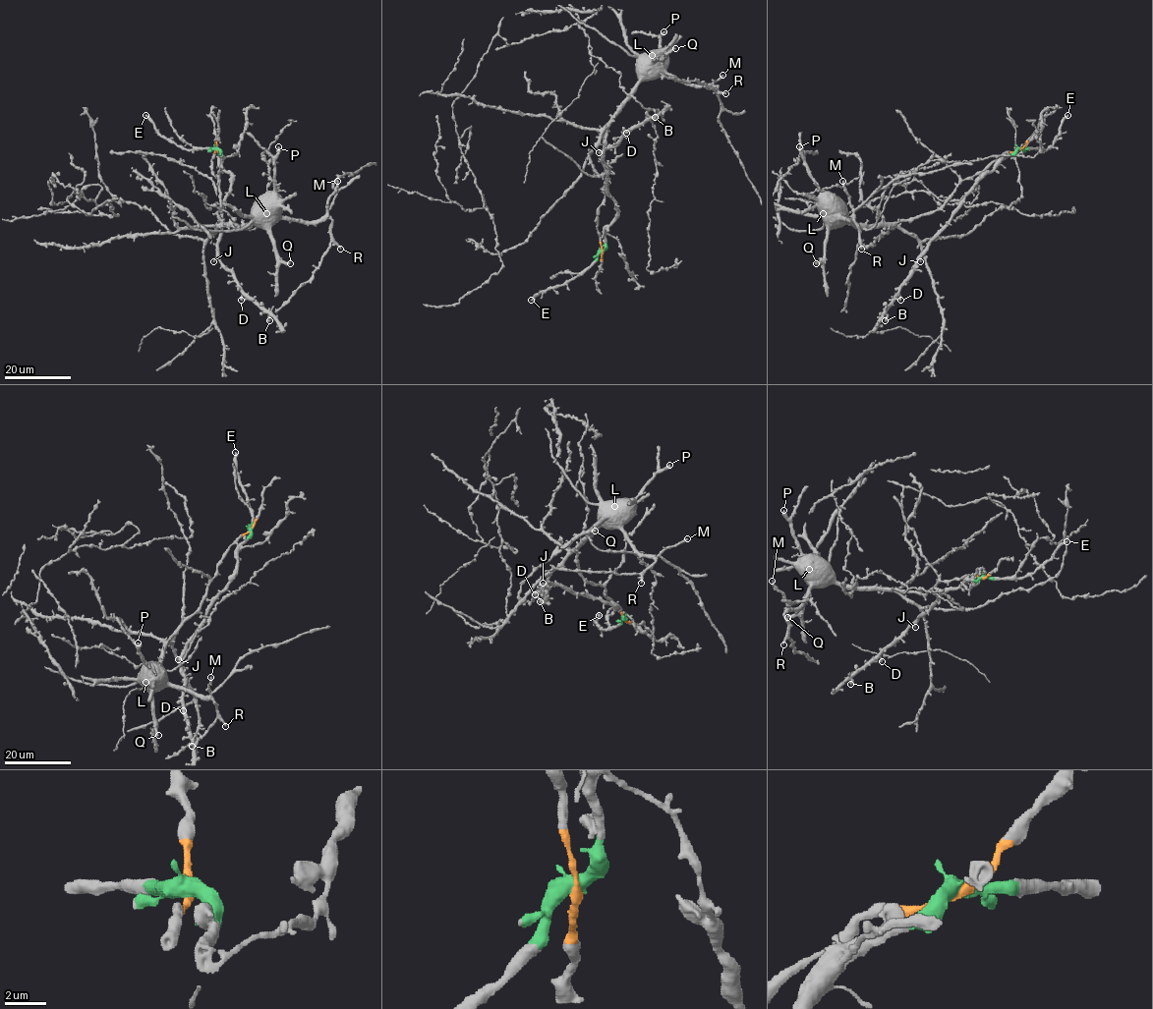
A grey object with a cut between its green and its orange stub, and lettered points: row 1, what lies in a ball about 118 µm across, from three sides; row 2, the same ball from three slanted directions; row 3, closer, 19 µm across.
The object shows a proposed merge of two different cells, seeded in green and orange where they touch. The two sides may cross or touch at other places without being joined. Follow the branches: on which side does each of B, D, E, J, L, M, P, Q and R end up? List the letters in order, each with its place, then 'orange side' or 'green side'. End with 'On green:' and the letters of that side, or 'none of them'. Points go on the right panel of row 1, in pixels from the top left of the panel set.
B: place (885, 320); green side
D: place (900, 300); green side
E: place (1067, 115); green side
J: place (920, 261); green side
L: place (823, 213); orange side
M: place (842, 181); orange side
P: place (799, 146); orange side
Q: place (816, 263); orange side
R: place (861, 249); orange side
On green: B, D, E, J

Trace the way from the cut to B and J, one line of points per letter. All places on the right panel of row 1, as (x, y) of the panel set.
B: (1019, 148), (984, 175), (965, 196), (950, 223), (931, 242), (909, 278), (894, 295), (885, 320)
J: (1019, 148), (1008, 153), (979, 180), (950, 223), (931, 242), (920, 261)

